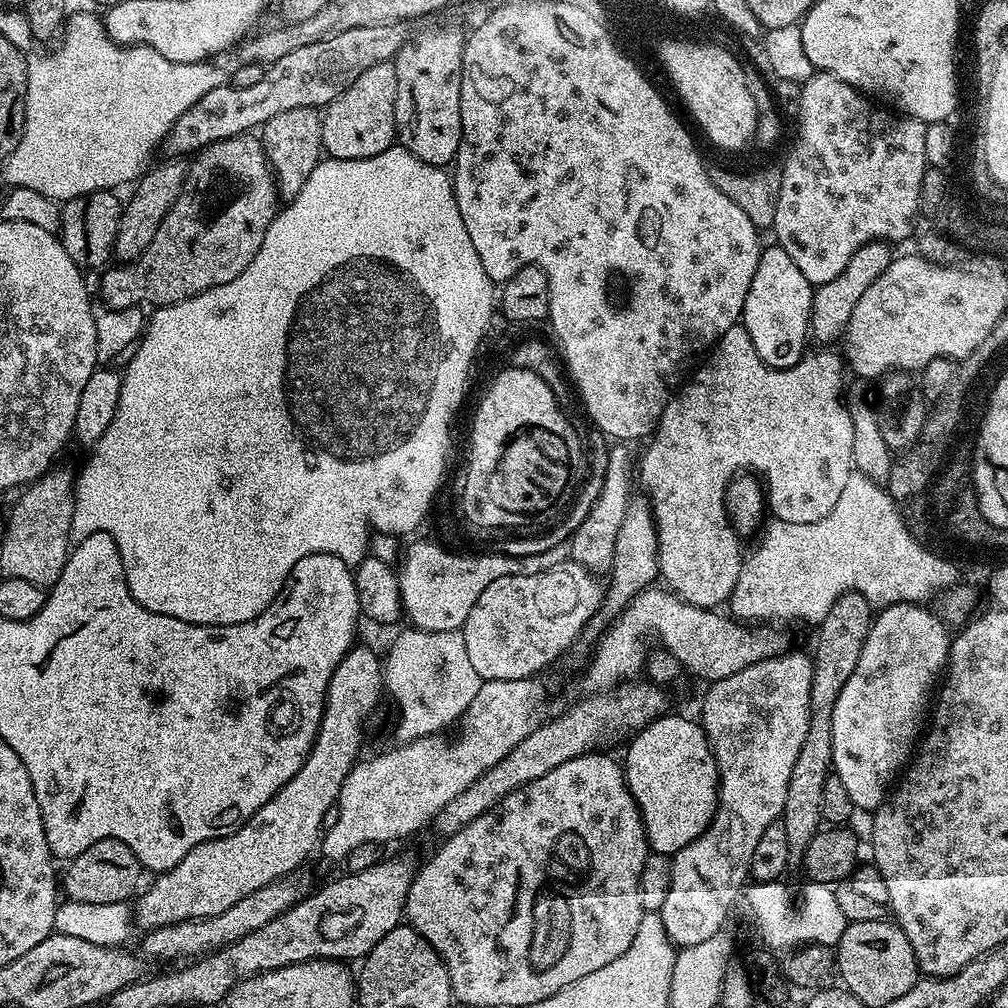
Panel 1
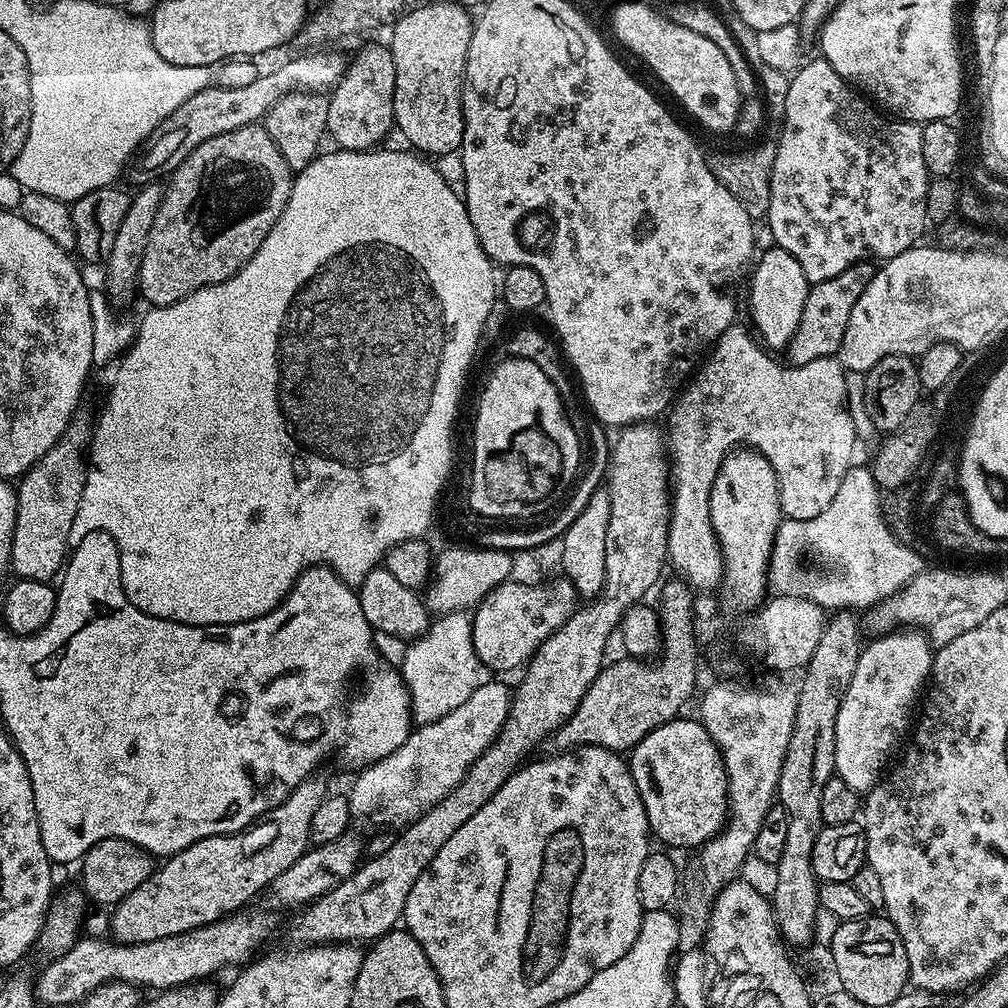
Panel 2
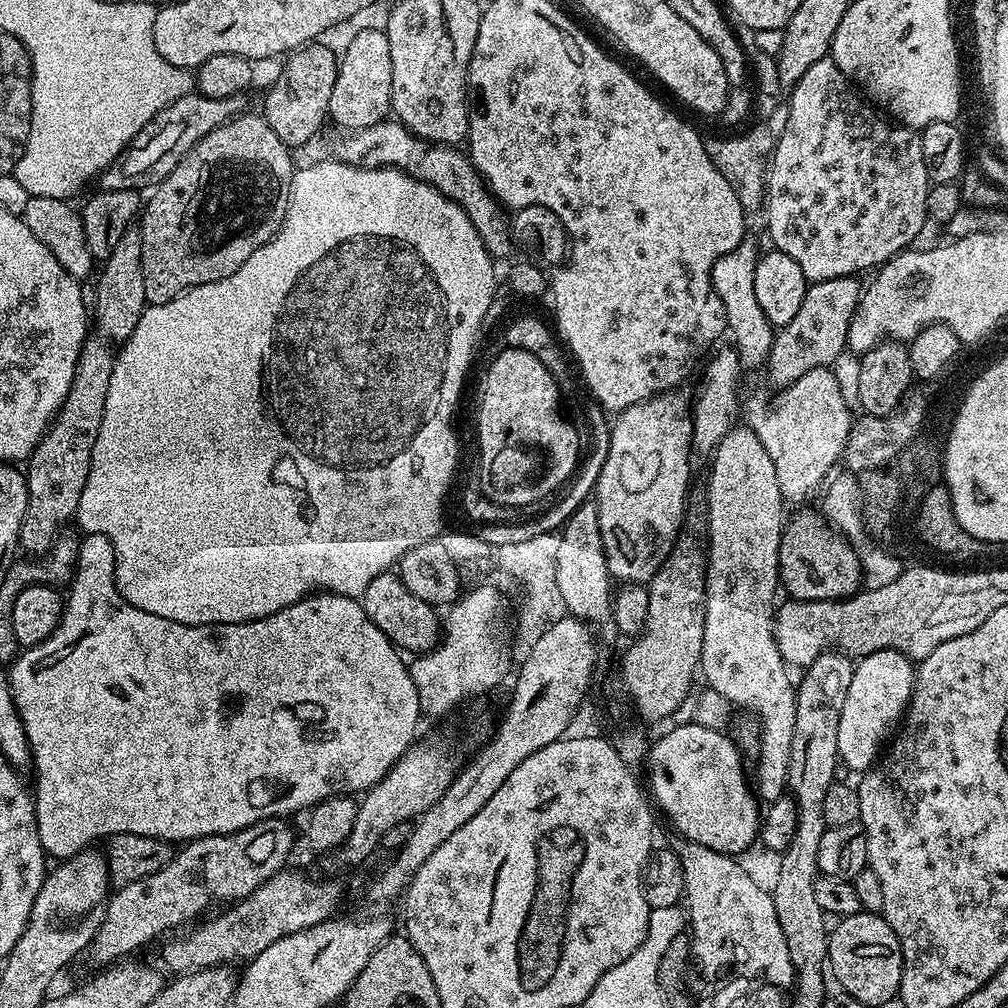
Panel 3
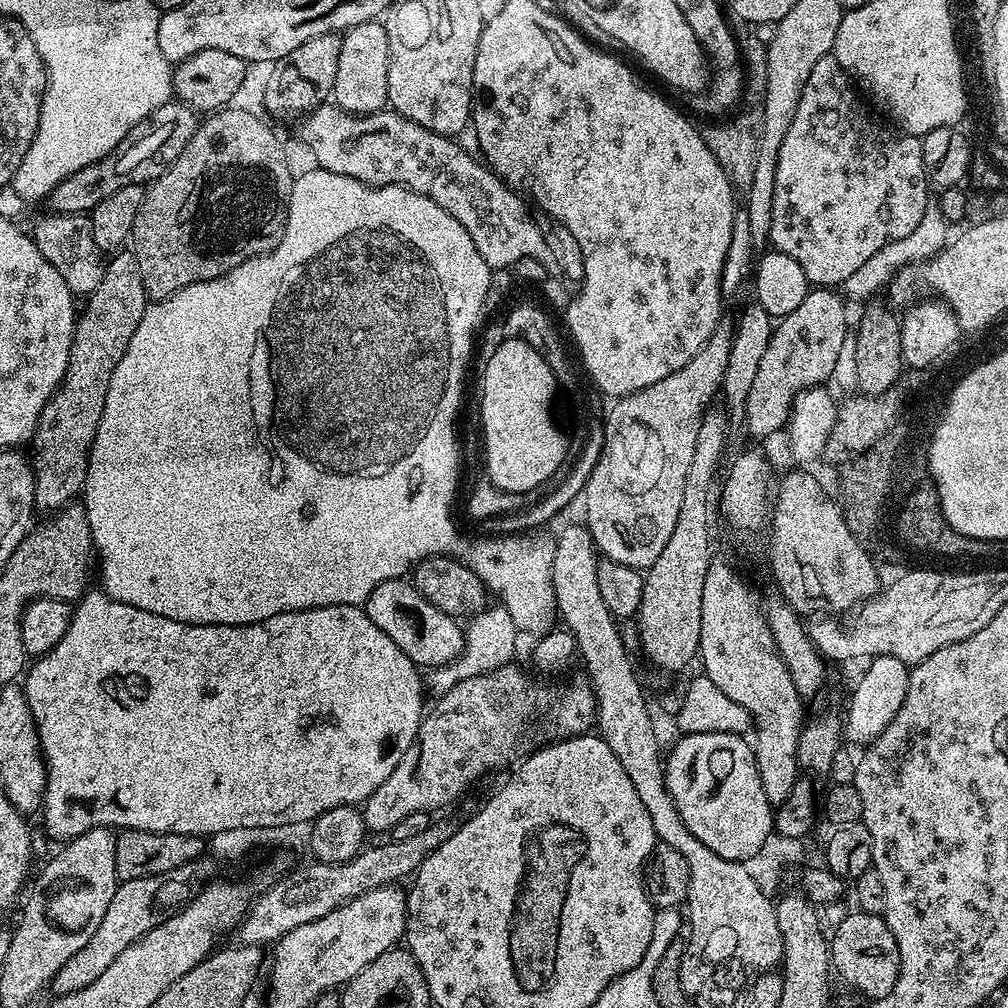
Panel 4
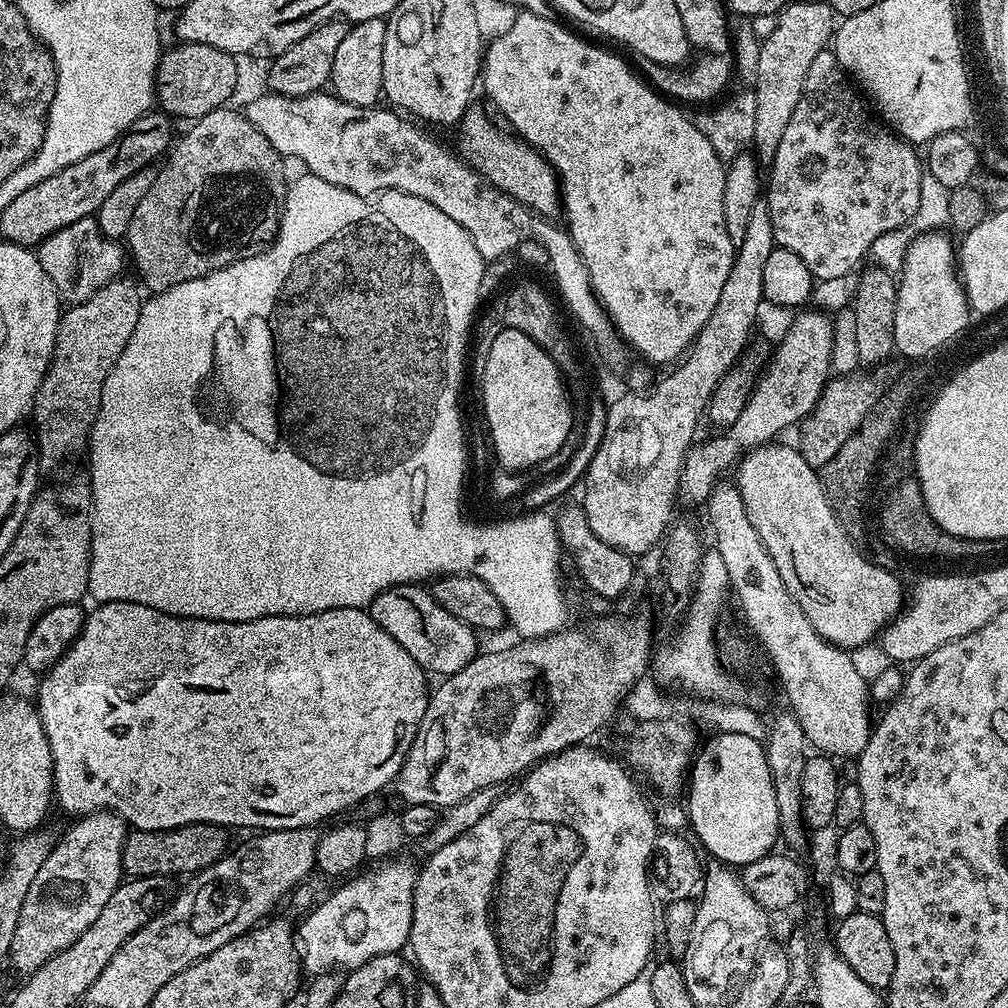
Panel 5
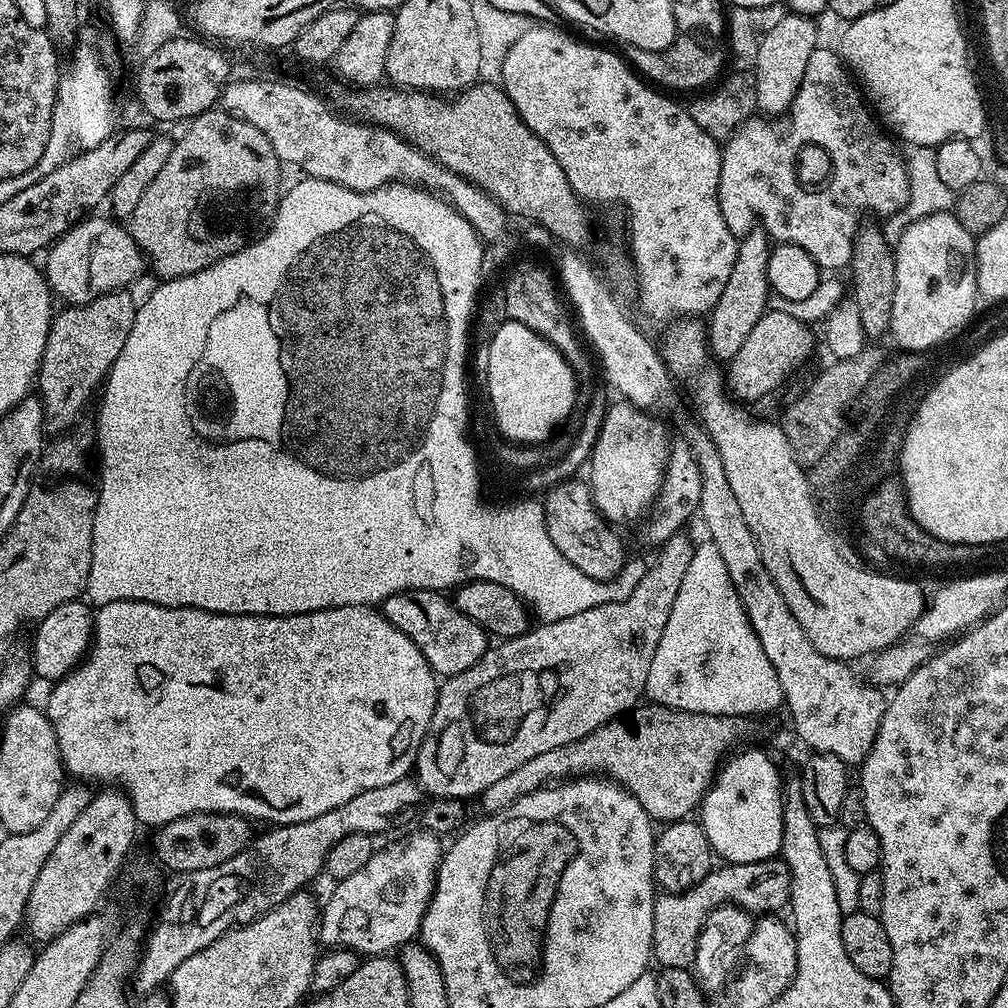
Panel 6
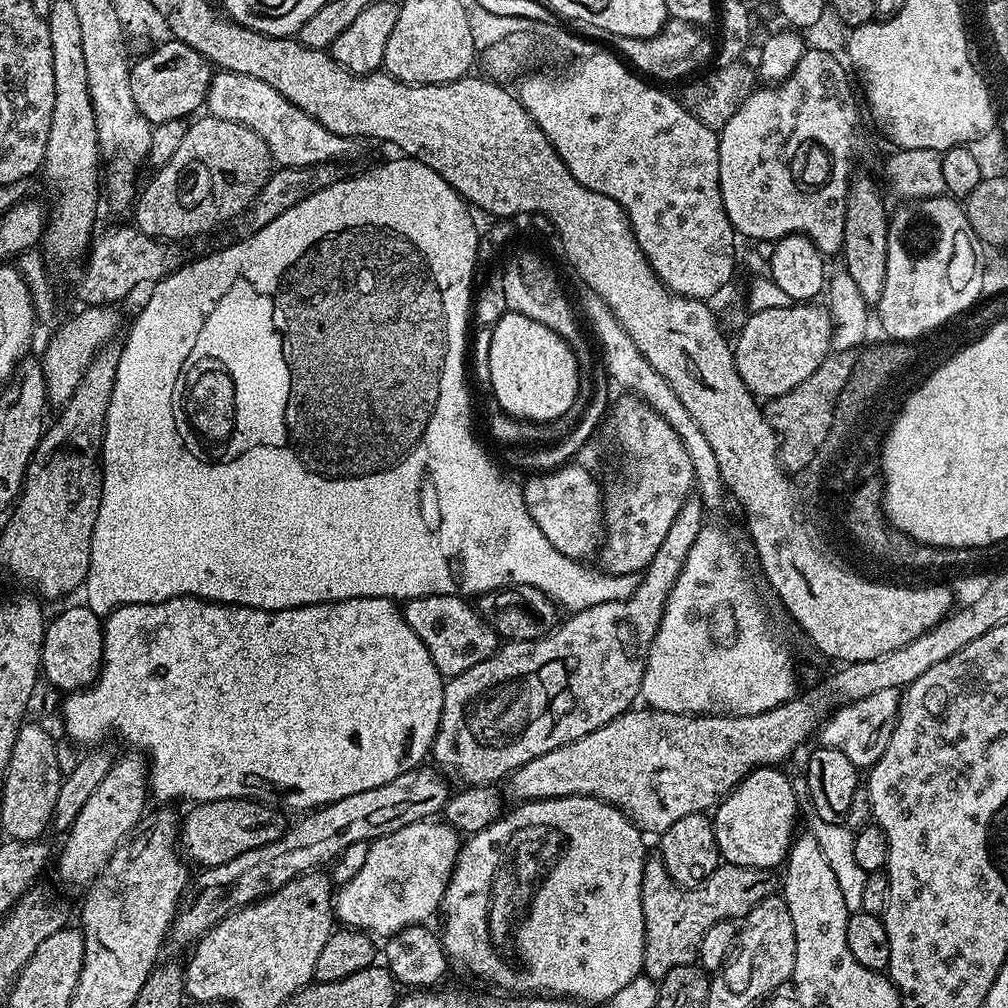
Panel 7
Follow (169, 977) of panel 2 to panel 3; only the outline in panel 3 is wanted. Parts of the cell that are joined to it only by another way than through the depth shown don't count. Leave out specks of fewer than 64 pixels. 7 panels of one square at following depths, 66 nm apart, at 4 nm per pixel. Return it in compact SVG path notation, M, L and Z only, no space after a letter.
M288 871L275 872L245 900L235 901L231 906L225 907L221 916L214 917L201 928L193 927L189 936L170 941L160 952L159 963L165 969L168 967L172 974L183 974L195 972L198 968L232 966L235 965L235 960L247 962L262 954L266 946L278 942L278 938L286 938L298 930L318 926L323 920L333 919L339 913L336 911L344 896L344 888L339 884L339 879Z

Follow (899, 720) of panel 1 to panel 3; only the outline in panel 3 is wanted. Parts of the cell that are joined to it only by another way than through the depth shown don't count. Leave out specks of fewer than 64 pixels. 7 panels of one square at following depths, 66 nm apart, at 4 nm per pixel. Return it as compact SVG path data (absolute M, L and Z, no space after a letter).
M893 648L859 657L855 665L854 678L850 678L850 690L846 690L846 702L842 706L842 718L838 718L838 760L855 774L863 774L876 763L898 721L908 711L916 669L913 661Z

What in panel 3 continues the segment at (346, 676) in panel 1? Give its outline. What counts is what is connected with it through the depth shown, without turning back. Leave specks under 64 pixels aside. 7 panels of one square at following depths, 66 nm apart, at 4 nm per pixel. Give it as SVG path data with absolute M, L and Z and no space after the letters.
M284 818L259 820L240 832L230 832L226 836L199 836L197 840L187 841L184 848L175 853L172 861L162 870L142 878L138 882L119 885L111 893L102 919L97 923L96 933L90 945L92 960L96 966L108 966L121 958L128 958L131 952L147 946L151 940L159 938L171 928L180 928L183 924L191 925L195 916L200 916L211 904L223 905L225 902L245 900L258 886L262 886L275 872L281 871L292 852L292 832L288 829L289 821Z

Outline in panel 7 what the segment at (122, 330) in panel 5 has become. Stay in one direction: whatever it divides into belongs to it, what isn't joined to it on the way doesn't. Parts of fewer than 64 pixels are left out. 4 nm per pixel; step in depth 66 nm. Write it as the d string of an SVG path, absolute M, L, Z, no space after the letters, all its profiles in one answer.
M84 306L77 316L72 316L68 321L61 323L51 333L48 345L44 348L42 363L44 365L44 377L46 378L46 390L48 402L52 406L67 404L74 390L82 382L88 367L94 358L113 343L116 331L120 328L120 316L112 306Z

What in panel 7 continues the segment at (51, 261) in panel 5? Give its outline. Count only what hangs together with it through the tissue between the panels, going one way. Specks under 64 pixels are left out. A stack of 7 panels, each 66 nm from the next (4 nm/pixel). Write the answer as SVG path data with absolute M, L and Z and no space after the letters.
M112 228L109 232L101 231L93 239L83 261L84 273L80 276L80 296L88 306L112 306L123 296L131 294L143 284L155 285L169 272L181 267L180 252L175 243L164 243L153 236L142 234L139 228Z

